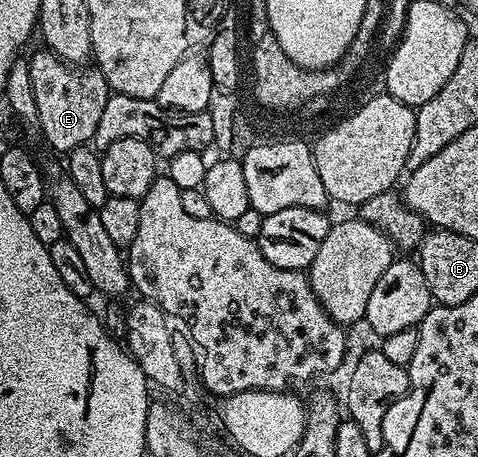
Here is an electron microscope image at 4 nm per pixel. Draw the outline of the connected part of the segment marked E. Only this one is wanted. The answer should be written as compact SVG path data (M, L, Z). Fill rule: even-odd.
M40 49L28 56L31 89L35 89L35 105L39 108L41 135L55 150L67 153L76 147L86 146L92 140L103 105L107 105L110 89L101 72L90 69L80 75L80 70L57 58L52 51Z

